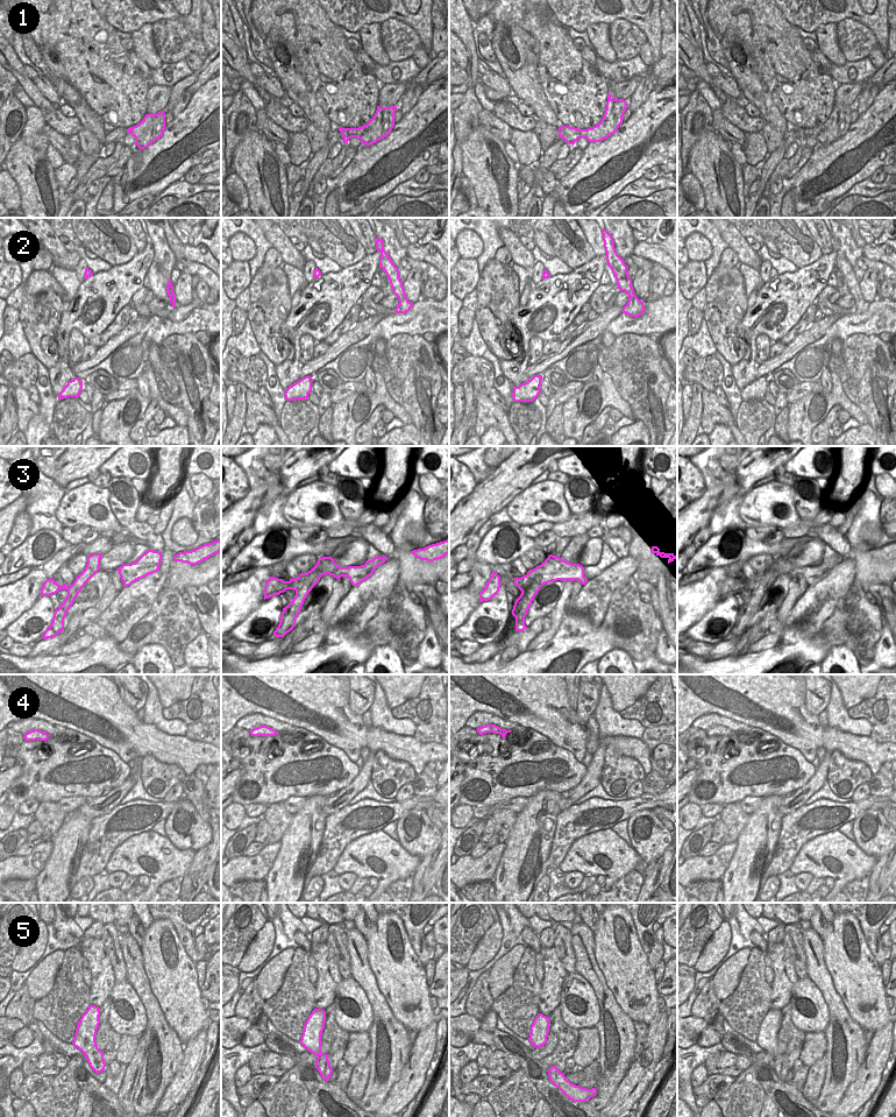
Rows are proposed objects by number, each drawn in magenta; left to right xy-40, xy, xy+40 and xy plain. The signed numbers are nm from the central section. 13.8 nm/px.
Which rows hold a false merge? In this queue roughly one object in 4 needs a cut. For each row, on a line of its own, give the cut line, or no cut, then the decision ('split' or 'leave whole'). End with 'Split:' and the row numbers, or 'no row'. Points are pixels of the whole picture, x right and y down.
1: no cut; leave whole
2: no cut; leave whole
3: cut in xy+40 along (540, 579), (537, 579), (521, 592); split
4: no cut; leave whole
5: no cut; leave whole
Split: 3

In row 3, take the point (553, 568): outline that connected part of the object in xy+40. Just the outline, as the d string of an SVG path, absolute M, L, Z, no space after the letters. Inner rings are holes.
M549 554L541 565L529 570L526 575L514 578L514 585L522 592L528 589L531 585L538 580L541 582L541 587L548 582L557 580L578 580L582 585L588 582L582 565L568 563L553 554Z

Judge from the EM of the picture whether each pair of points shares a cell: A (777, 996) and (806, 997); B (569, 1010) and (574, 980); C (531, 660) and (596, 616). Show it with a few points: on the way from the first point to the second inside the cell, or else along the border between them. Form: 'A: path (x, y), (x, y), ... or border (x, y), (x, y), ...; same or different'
A: border (798, 978), (791, 990), (789, 1002); different
B: path (564, 1003), (564, 996), (574, 987); same
C: border (570, 609), (585, 613), (595, 624), (601, 624); different

